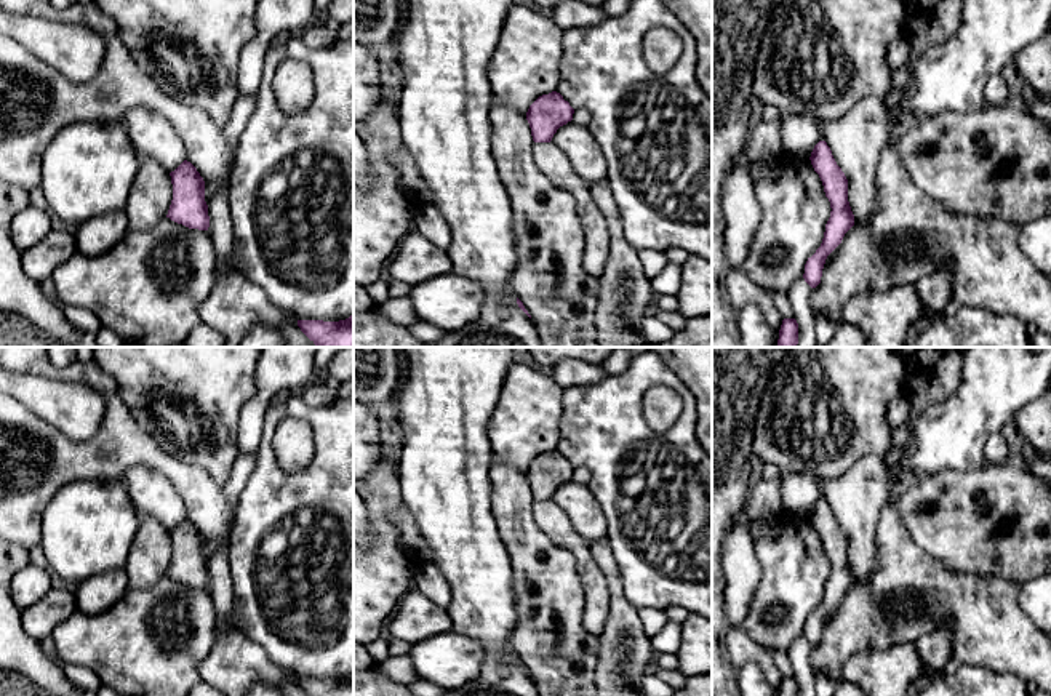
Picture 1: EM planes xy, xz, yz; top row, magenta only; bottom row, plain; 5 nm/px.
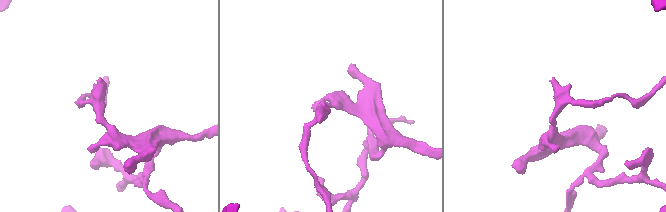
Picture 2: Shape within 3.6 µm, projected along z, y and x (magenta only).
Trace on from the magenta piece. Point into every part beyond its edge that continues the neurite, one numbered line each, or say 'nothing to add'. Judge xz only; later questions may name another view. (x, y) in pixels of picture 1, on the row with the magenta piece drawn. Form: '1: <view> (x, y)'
nothing to add

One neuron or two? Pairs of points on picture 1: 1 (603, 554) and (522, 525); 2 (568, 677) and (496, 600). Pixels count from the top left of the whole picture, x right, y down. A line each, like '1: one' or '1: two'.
1: two
2: two

